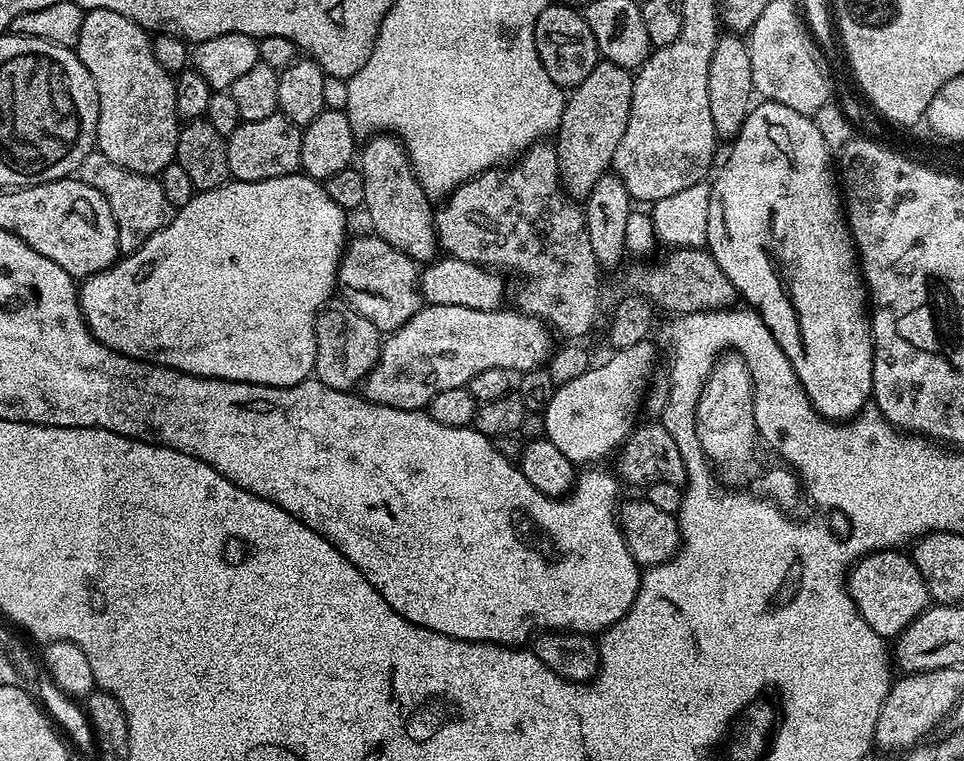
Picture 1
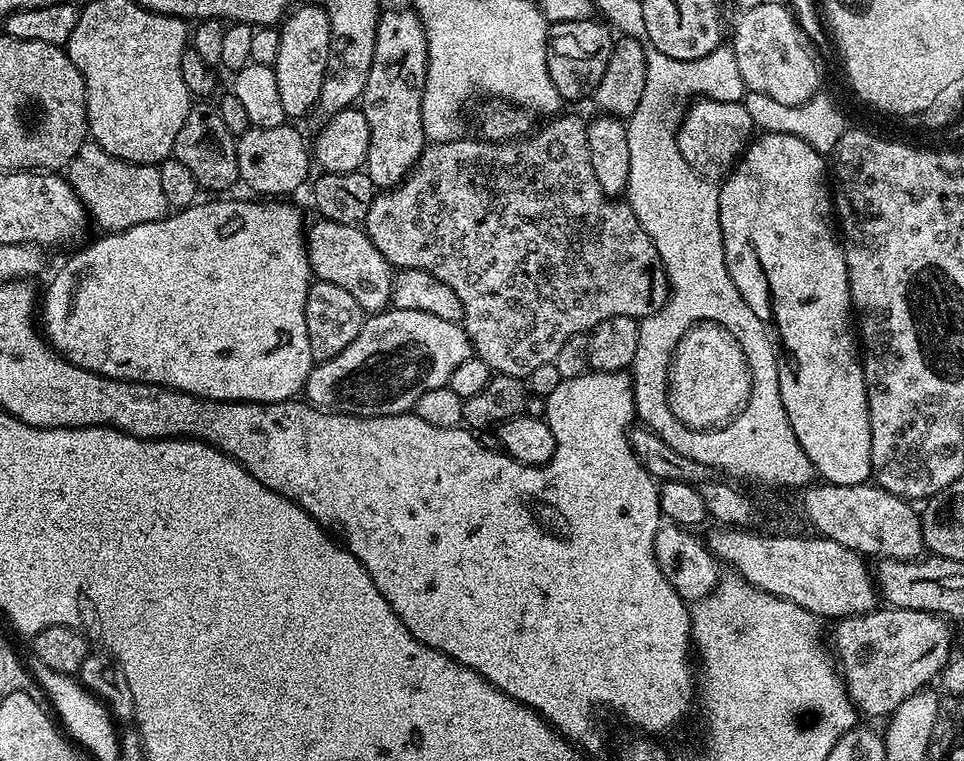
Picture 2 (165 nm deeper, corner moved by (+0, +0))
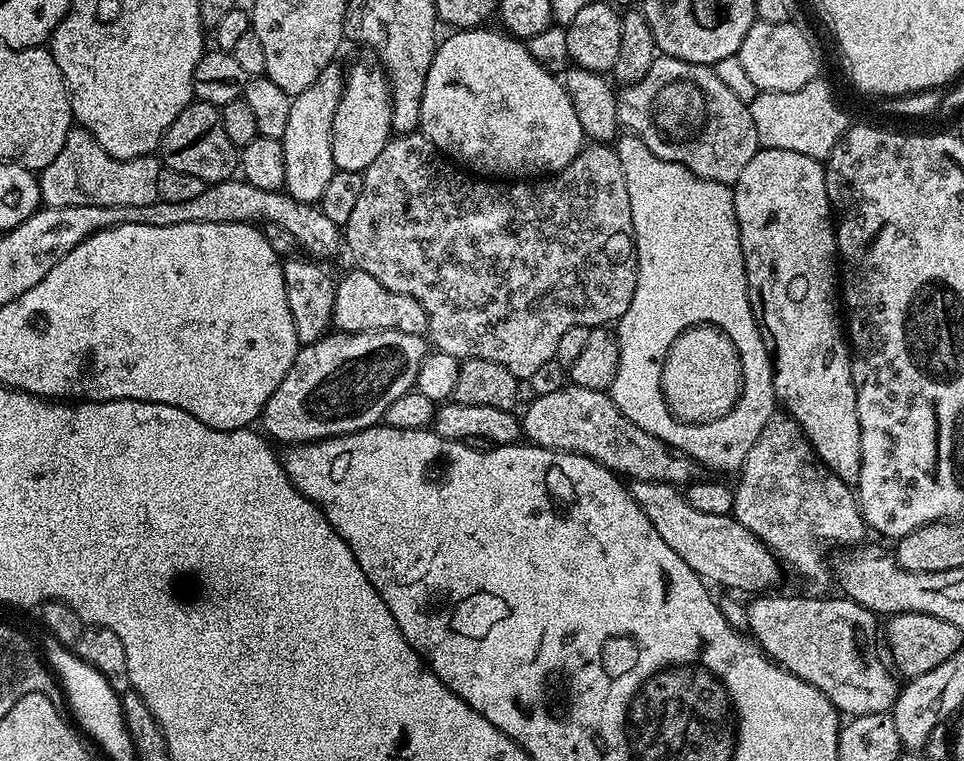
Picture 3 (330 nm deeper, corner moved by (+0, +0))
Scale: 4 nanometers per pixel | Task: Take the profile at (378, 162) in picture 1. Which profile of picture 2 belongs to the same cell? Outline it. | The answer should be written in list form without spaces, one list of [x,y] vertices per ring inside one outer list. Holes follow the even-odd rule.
[[[411,7],[408,8],[392,8],[381,11],[380,18],[376,22],[376,37],[374,38],[374,62],[370,62],[370,78],[366,78],[366,90],[360,95],[358,107],[360,111],[366,114],[366,122],[370,125],[370,150],[364,159],[363,171],[367,172],[370,182],[377,190],[387,190],[395,188],[408,177],[409,170],[416,165],[416,159],[421,156],[426,147],[424,139],[424,127],[422,126],[422,114],[420,107],[422,106],[422,94],[424,93],[424,83],[426,82],[426,74],[428,73],[428,47],[426,46],[426,34],[424,27],[415,11]]]

